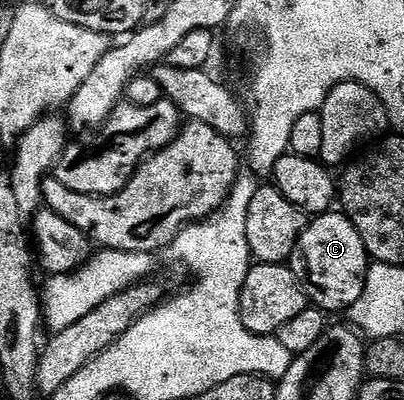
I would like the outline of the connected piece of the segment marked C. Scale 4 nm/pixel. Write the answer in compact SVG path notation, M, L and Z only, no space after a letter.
M341 212L311 217L288 265L296 280L300 280L307 299L323 312L349 311L350 306L360 300L360 292L364 292L368 269L364 240L360 240L360 232L356 232L352 220Z

